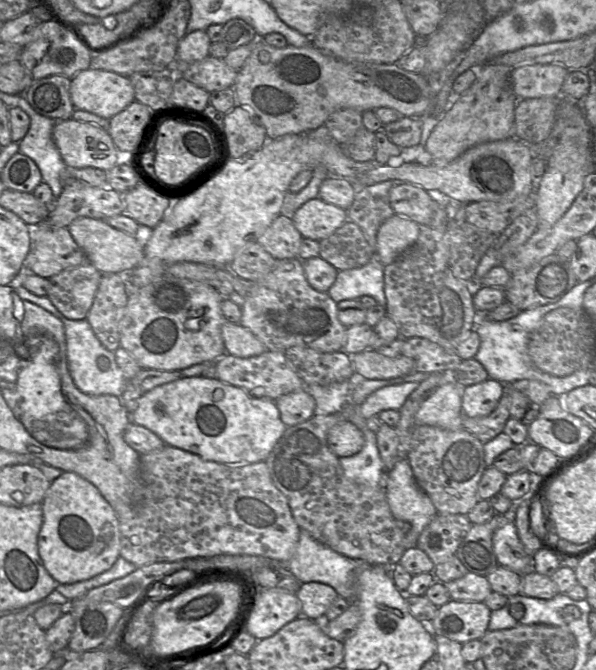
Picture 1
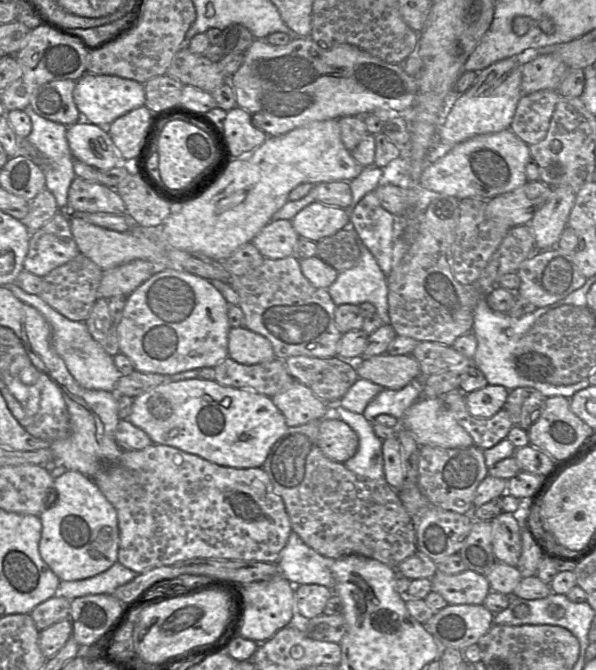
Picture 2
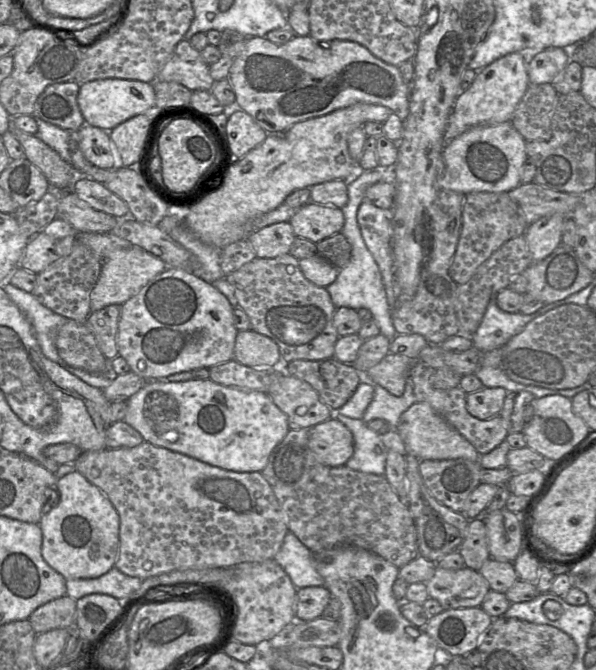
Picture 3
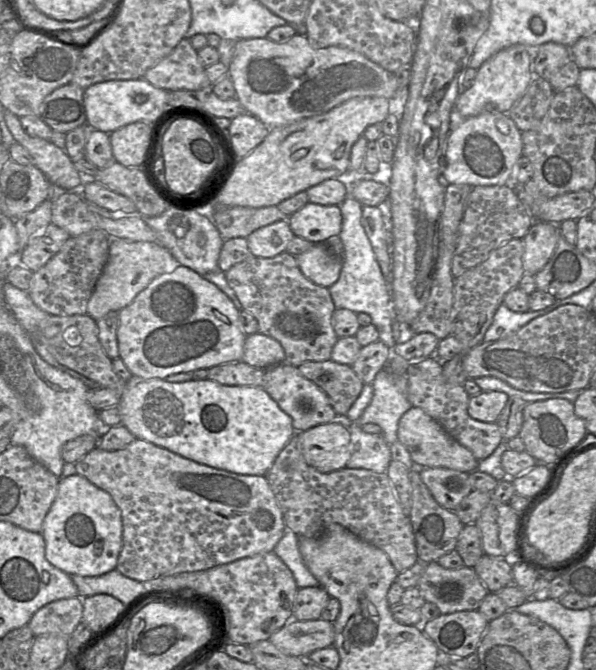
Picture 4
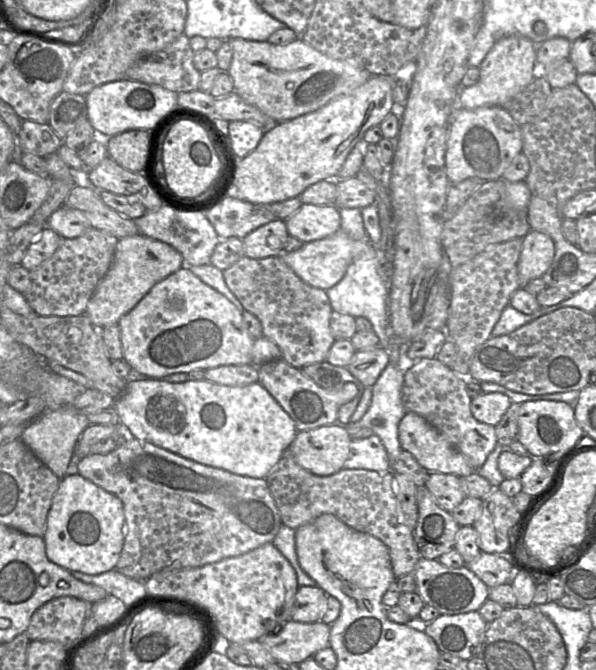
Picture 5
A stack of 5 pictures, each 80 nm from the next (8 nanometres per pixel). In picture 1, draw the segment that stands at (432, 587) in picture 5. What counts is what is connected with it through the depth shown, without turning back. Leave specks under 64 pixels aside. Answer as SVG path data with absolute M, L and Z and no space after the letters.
M468 572L462 578L444 583L450 598L458 601L484 602L492 592L486 576Z

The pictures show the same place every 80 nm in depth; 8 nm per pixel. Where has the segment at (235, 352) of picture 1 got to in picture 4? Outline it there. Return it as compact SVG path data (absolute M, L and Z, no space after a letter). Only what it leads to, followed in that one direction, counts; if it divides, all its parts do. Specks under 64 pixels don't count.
M254 333L246 336L241 361L256 367L269 368L285 362L285 352L274 338Z

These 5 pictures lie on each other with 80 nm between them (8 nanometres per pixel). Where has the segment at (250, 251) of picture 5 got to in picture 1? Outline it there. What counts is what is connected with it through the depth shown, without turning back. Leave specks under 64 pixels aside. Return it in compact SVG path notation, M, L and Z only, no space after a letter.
M280 214L257 239L257 242L276 260L298 258L303 236L291 217Z

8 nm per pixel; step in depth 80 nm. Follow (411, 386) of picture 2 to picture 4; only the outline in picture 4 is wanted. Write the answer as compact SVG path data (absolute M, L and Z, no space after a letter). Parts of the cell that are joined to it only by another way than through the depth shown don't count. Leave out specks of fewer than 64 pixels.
M386 366L377 373L372 382L373 397L362 415L352 421L359 426L377 424L387 444L398 440L398 423L402 415L411 407L408 400L408 379L397 375Z

